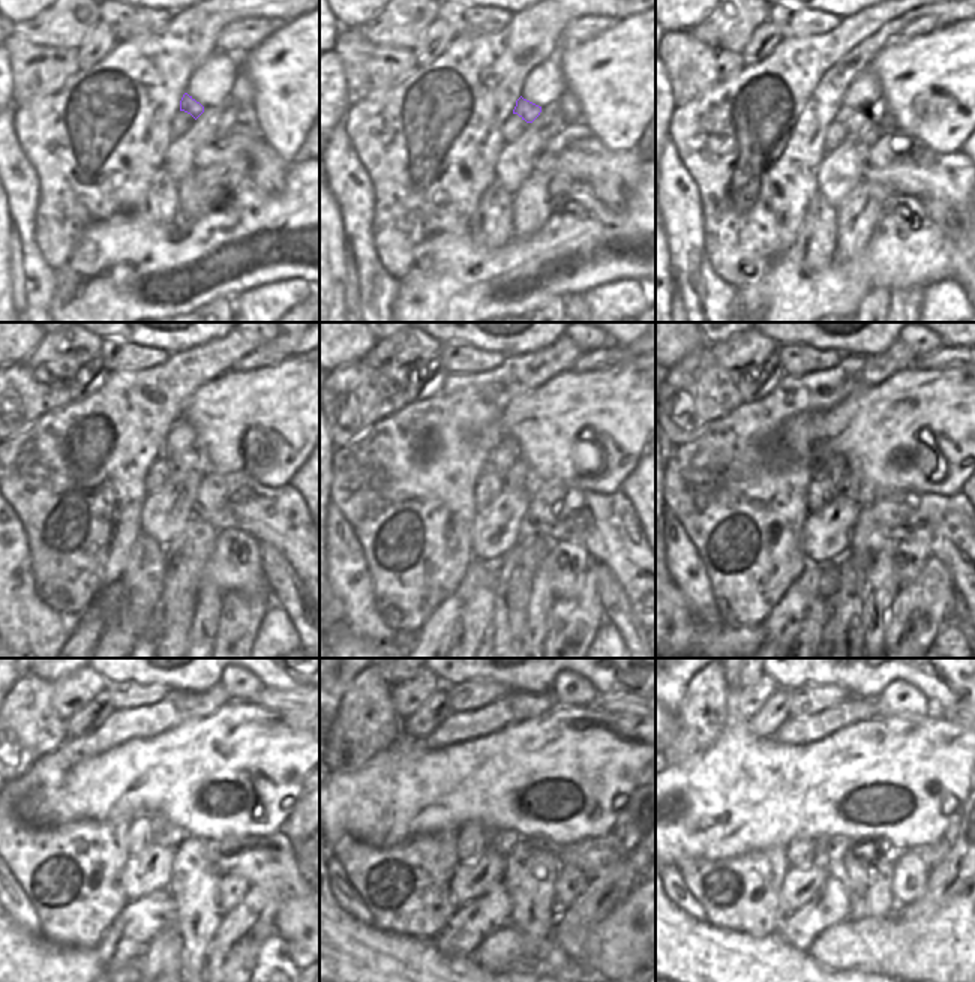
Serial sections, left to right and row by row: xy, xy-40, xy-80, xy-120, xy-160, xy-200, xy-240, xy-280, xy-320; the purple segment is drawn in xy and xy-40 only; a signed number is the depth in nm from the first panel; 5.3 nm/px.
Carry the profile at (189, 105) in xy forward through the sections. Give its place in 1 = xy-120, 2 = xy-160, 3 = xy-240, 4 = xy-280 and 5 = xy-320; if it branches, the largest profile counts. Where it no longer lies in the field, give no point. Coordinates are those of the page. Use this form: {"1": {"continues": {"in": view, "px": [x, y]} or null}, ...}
{"1": {"continues": {"in": "xy-120", "px": [189, 461]}}, "2": {"continues": {"in": "xy-160", "px": [519, 474]}}, "3": {"continues": {"in": "xy-240", "px": [167, 834]}}, "4": {"continues": {"in": "xy-280", "px": [501, 841]}}, "5": {"continues": {"in": "xy-320", "px": [831, 847]}}}

